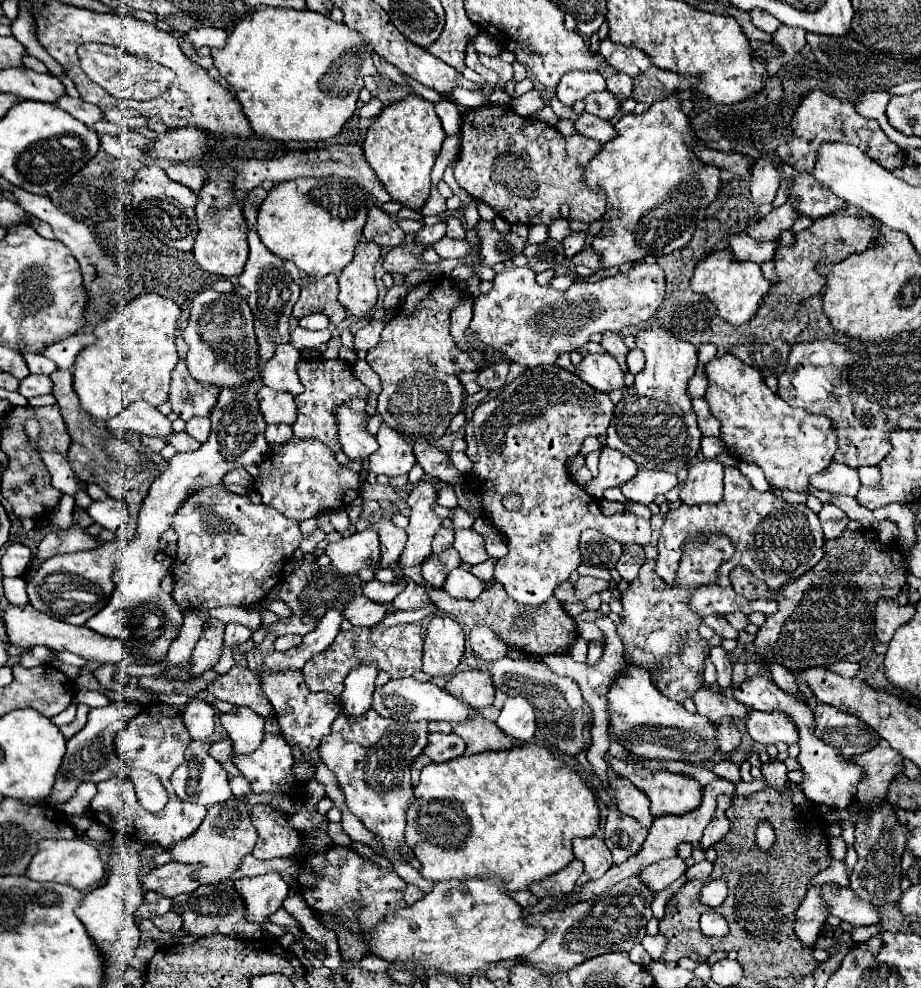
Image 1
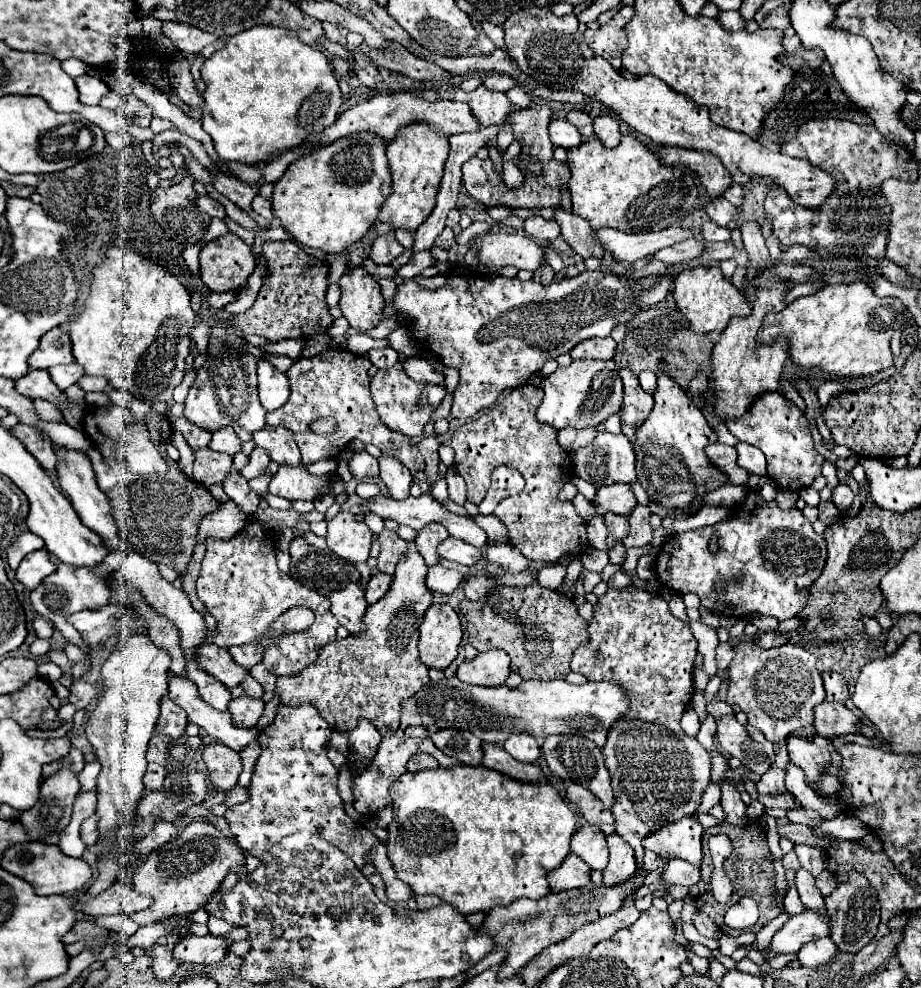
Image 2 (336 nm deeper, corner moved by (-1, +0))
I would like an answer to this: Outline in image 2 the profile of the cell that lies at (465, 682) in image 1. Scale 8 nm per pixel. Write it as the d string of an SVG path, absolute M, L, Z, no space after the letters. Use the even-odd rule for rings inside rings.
M486 651L478 653L474 659L466 659L458 665L456 677L470 685L482 685L482 687L500 687L504 685L508 673L510 673L510 657L500 651Z

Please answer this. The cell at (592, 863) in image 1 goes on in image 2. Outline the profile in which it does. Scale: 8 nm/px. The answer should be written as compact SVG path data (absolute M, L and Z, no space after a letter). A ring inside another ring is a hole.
M582 825L572 837L572 853L576 853L592 871L602 871L608 865L606 837L596 825Z

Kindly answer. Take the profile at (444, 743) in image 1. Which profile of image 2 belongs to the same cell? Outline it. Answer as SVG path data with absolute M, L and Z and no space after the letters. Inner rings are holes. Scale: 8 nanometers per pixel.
M451 727L439 729L430 735L430 739L442 753L458 759L464 765L482 763L482 741L478 737L474 737L468 729Z

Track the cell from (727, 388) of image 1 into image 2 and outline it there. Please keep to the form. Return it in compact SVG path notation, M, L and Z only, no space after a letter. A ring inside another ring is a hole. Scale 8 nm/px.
M772 391L764 393L764 397L756 397L744 417L728 419L726 425L738 441L750 443L766 455L768 477L772 477L778 487L798 491L802 487L810 487L812 481L820 475L824 457L812 445L808 421L792 401L782 397L782 393Z

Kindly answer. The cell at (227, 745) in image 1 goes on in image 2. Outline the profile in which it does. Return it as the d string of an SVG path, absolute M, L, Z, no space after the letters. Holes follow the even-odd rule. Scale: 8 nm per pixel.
M210 743L202 751L202 759L208 767L210 781L216 789L228 791L238 783L238 775L242 771L242 761L236 751L222 743Z

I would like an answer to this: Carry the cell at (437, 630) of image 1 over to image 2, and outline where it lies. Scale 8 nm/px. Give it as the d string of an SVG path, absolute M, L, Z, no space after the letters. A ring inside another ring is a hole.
M434 603L420 625L420 661L426 667L444 671L456 659L460 641L462 629L456 611L448 603Z

